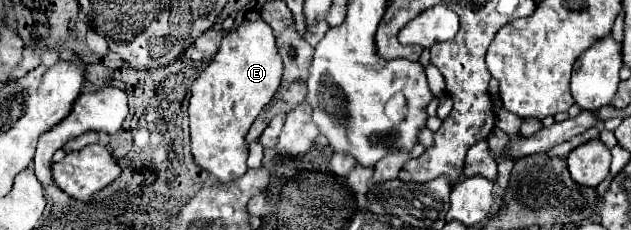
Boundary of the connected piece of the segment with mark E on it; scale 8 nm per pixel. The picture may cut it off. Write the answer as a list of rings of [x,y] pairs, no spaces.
[[[245,20],[223,36],[219,52],[191,86],[191,152],[203,170],[215,174],[221,182],[237,180],[247,172],[245,136],[263,106],[275,96],[281,74],[283,62],[277,54],[277,40],[265,20]]]

